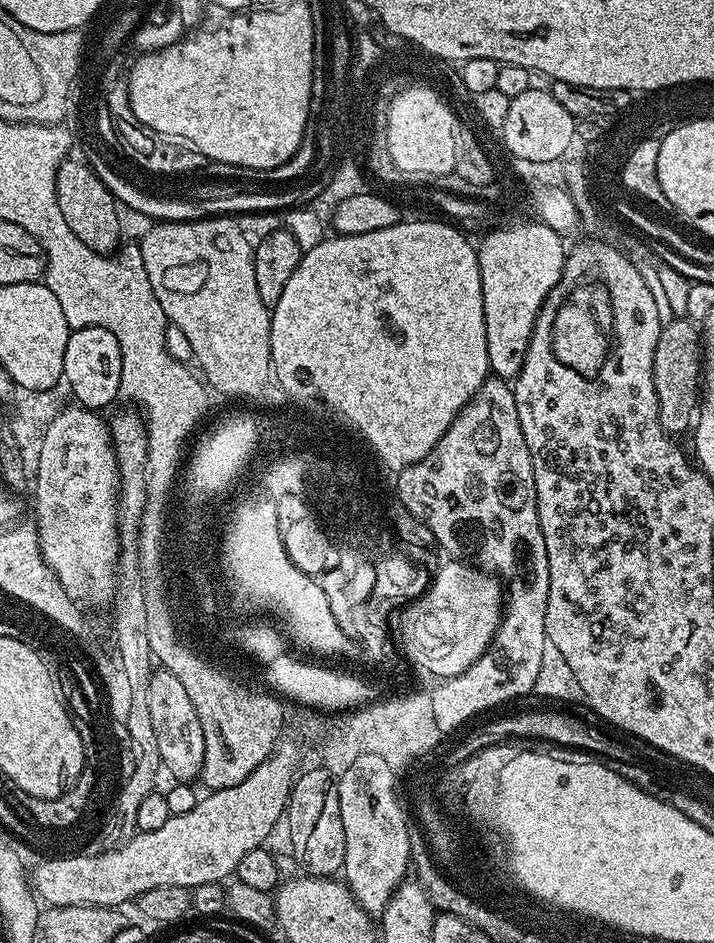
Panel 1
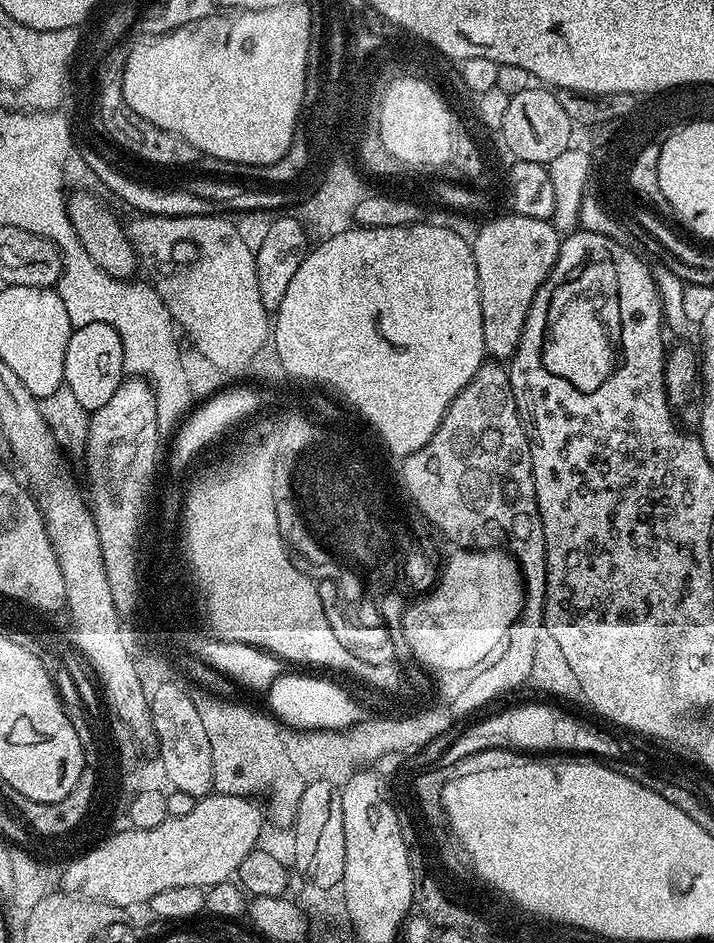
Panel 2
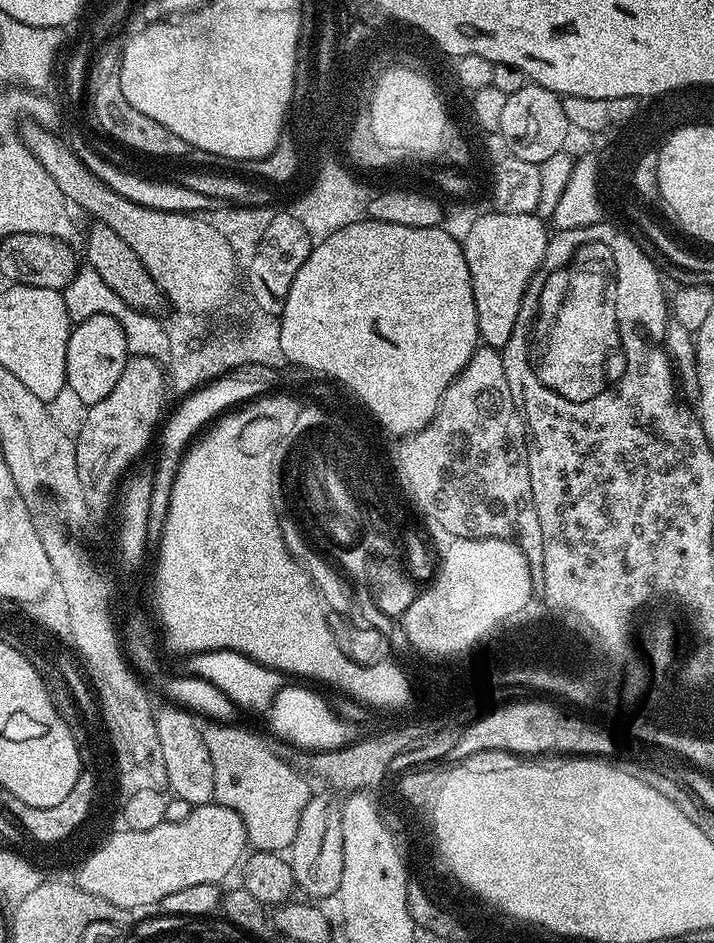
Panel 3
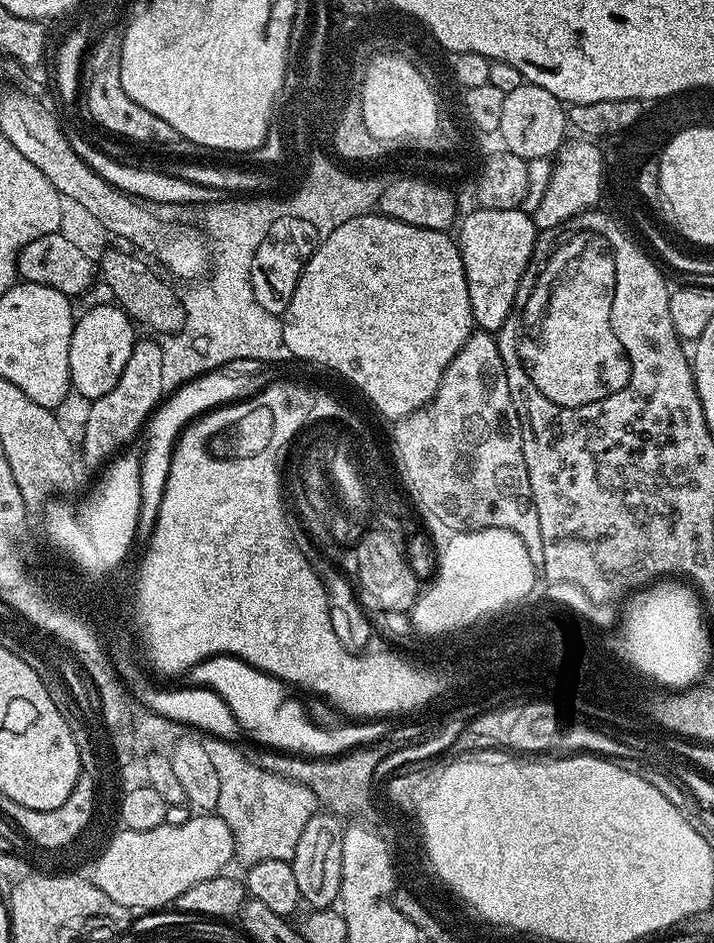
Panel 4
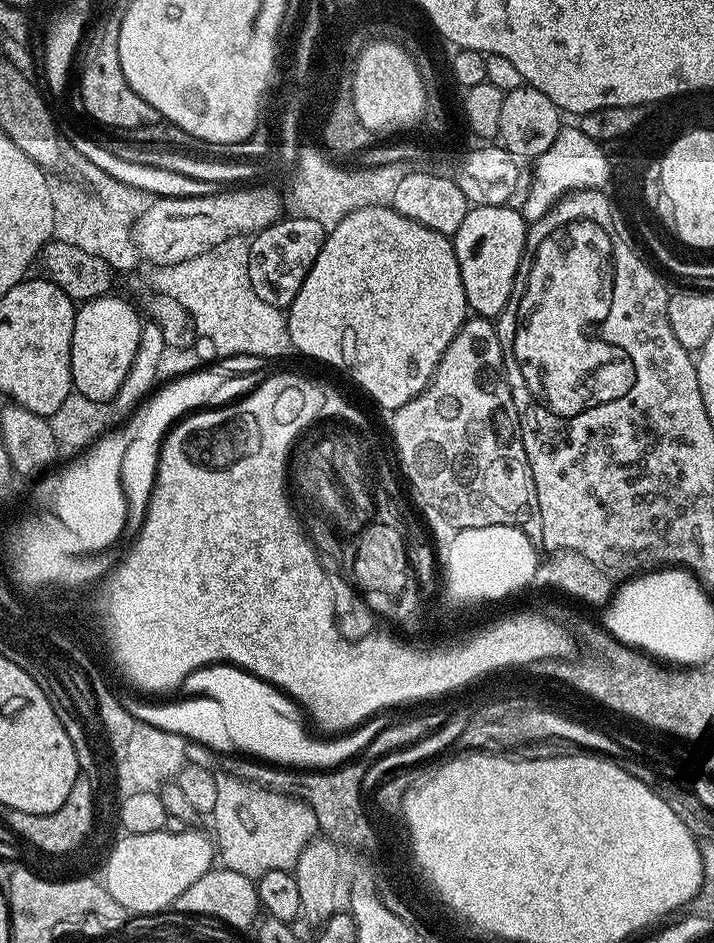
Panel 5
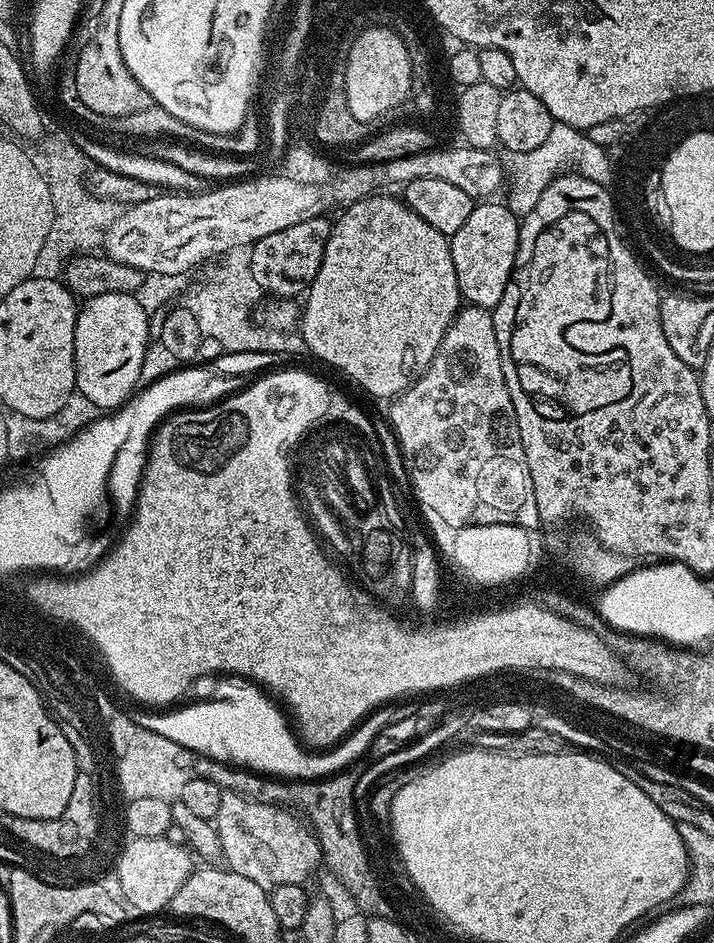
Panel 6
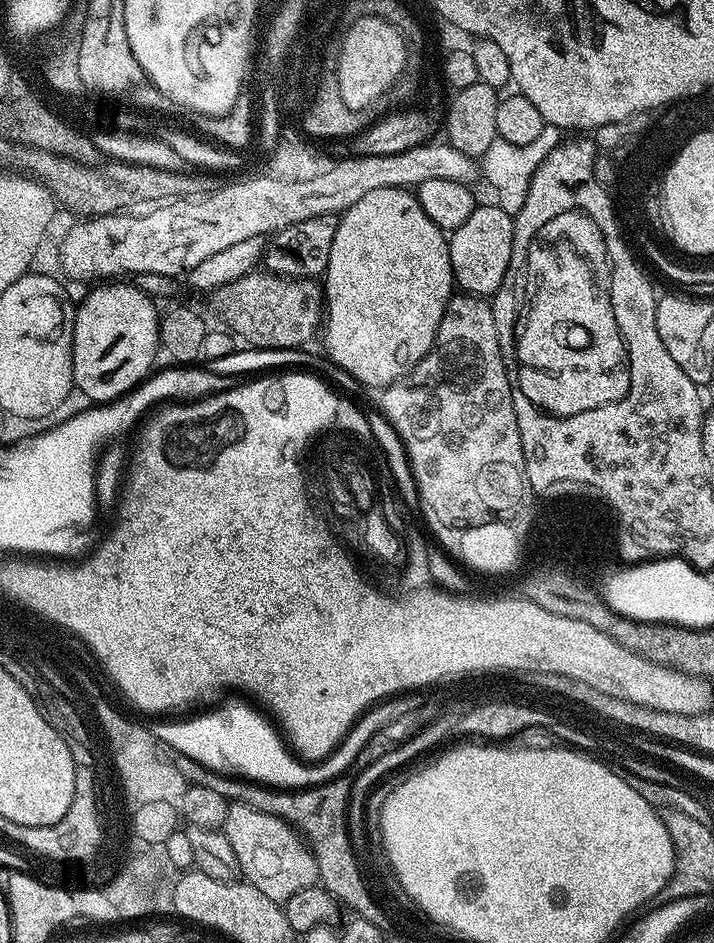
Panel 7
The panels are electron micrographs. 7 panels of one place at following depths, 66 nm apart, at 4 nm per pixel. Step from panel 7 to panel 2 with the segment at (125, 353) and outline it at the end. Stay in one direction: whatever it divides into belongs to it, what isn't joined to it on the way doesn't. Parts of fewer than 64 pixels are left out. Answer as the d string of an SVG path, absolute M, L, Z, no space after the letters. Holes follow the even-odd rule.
M90 322L81 328L72 329L72 337L66 346L66 366L64 384L85 413L91 414L105 405L120 383L126 379L124 371L124 351L118 330L102 322Z

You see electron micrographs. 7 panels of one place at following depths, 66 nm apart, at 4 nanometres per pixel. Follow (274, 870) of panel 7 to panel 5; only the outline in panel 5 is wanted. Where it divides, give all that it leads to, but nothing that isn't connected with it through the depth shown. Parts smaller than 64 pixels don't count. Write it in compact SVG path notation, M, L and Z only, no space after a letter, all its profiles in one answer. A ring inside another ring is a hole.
M235 774L217 775L216 782L218 790L210 820L216 823L214 840L223 867L253 878L270 870L295 869L302 850L320 832L318 818L314 818L314 810L307 802L272 788L261 788Z

